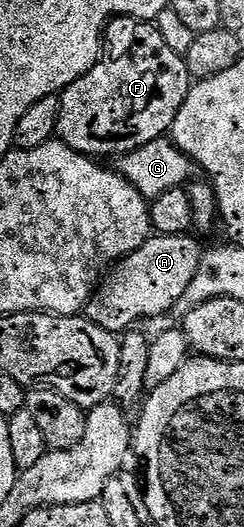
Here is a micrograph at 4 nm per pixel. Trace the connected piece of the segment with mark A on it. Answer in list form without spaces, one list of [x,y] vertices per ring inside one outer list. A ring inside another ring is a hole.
[[[156,234],[148,238],[136,252],[110,268],[95,287],[93,297],[86,304],[84,316],[109,334],[118,336],[121,330],[136,325],[147,314],[152,318],[167,315],[184,295],[205,253],[203,246],[196,242],[198,240],[190,237],[188,234]]]

